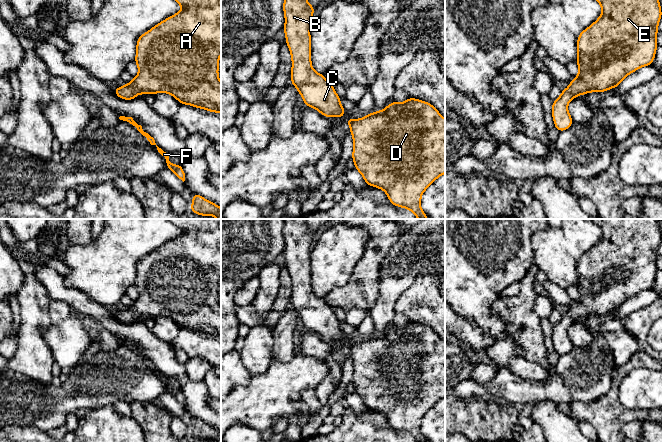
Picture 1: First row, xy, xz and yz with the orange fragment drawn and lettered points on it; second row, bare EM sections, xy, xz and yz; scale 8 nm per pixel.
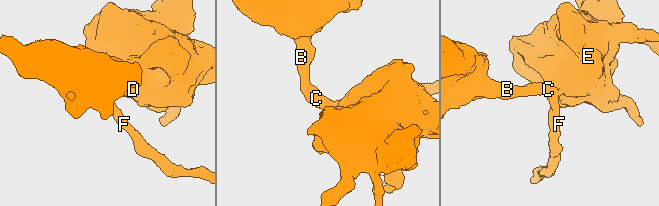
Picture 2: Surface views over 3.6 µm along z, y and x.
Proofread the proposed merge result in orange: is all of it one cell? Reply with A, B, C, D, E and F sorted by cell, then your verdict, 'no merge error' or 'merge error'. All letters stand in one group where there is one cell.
A B C D E F | no merge error

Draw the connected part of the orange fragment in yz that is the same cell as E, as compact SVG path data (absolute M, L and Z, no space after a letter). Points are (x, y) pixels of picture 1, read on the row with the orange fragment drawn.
M597 0L602 7L601 16L588 28L582 31L577 40L579 74L571 81L570 86L561 92L552 104L554 125L559 132L572 125L567 105L578 95L588 92L605 92L612 87L618 88L621 81L640 67L652 65L658 47L656 35L658 23L662 17L659 0Z

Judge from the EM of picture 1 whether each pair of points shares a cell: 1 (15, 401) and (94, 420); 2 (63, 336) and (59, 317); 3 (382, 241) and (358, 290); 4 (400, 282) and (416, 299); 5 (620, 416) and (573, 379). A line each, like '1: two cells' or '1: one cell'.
1: two cells
2: two cells
3: one cell
4: two cells
5: two cells

